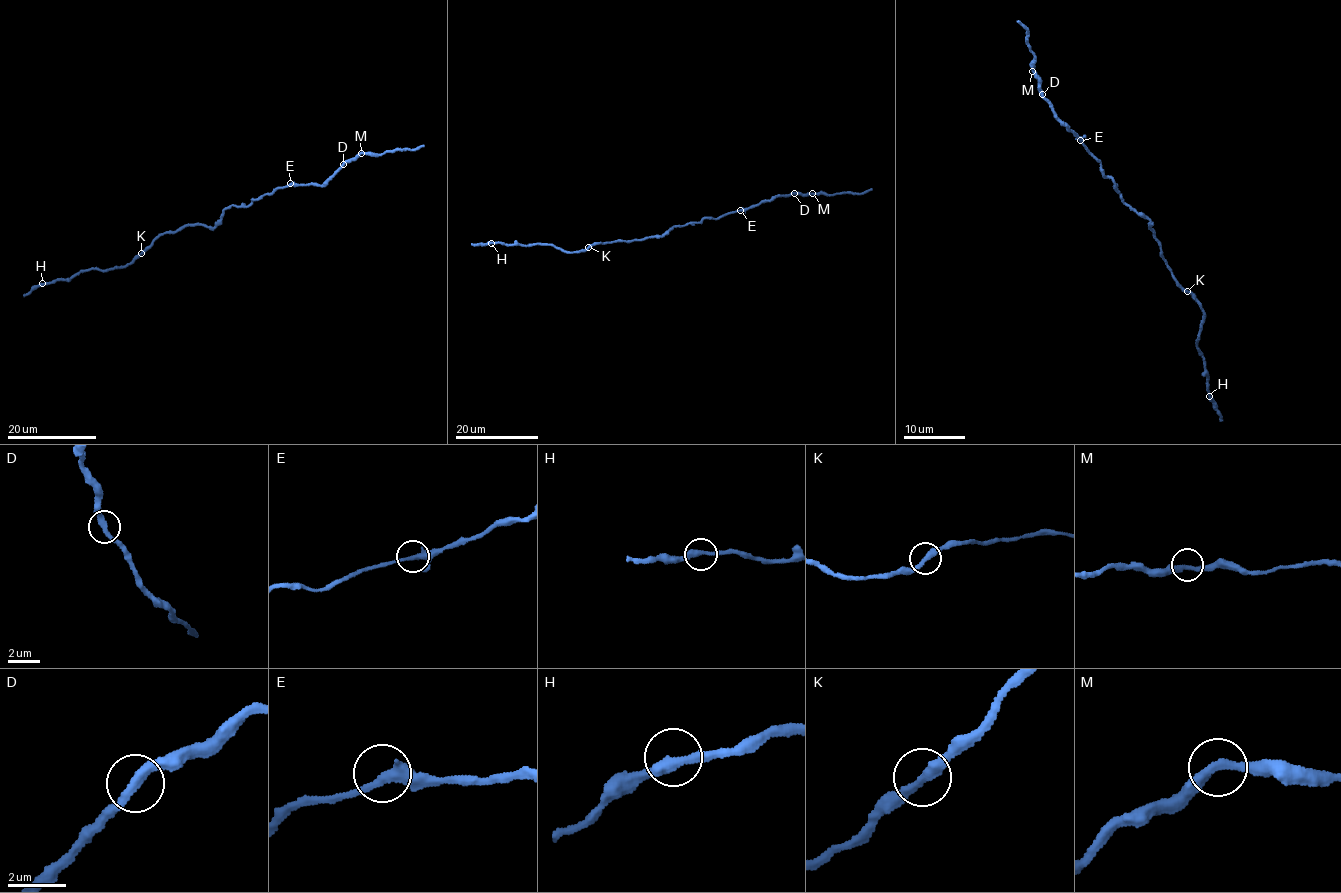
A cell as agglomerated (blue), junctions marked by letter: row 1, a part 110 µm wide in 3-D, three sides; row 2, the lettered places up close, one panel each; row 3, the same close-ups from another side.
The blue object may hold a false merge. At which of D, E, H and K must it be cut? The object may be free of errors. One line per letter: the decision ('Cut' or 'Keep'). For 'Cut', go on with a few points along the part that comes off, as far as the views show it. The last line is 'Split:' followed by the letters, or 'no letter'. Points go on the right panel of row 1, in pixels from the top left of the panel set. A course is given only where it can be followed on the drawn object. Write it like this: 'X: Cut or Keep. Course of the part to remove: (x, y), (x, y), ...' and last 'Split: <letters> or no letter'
D: Keep
E: Keep
H: Keep
K: Keep
Split: no letter

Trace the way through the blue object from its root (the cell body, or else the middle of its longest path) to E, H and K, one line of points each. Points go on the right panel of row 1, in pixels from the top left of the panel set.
E: (1131, 208), (1116, 191), (1114, 182), (1105, 177), (1098, 159), (1080, 140)
H: (1131, 208), (1149, 220), (1149, 228), (1172, 276), (1202, 311), (1197, 343), (1207, 371), (1209, 396)
K: (1131, 208), (1149, 220), (1149, 228), (1160, 246), (1166, 265), (1187, 291)

